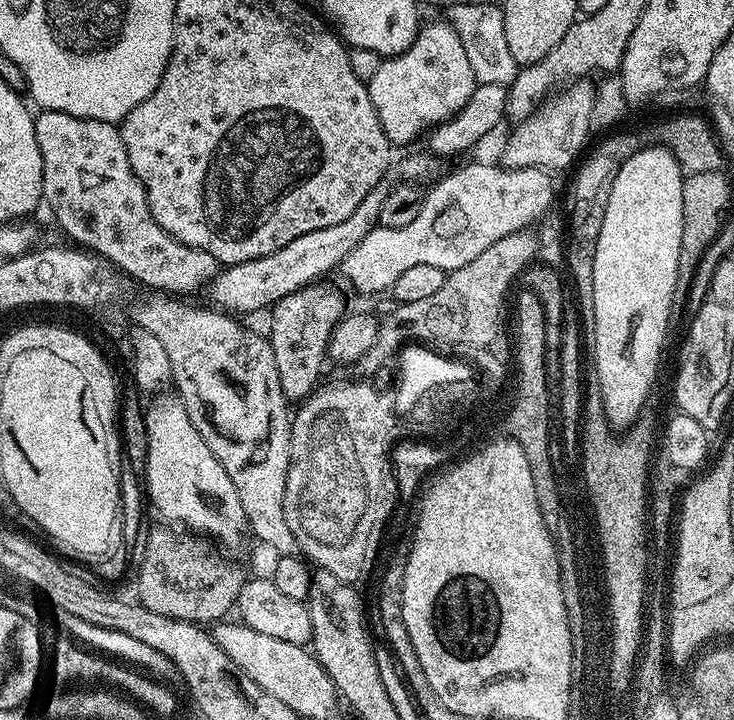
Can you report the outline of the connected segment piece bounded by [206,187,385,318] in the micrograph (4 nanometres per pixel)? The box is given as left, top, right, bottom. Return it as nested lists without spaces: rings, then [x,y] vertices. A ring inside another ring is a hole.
[[[378,187],[370,194],[366,194],[366,198],[362,198],[362,202],[358,202],[358,210],[354,210],[354,214],[350,214],[350,218],[346,218],[346,222],[325,226],[323,230],[310,230],[310,234],[298,234],[298,238],[294,238],[294,242],[286,242],[286,246],[282,246],[282,250],[274,250],[274,254],[266,254],[262,258],[254,258],[250,262],[238,262],[221,267],[206,288],[206,293],[208,292],[209,298],[213,300],[211,303],[219,311],[244,318],[247,312],[260,312],[263,308],[264,311],[271,309],[272,305],[277,304],[282,298],[302,290],[307,284],[317,283],[321,278],[327,277],[324,276],[327,272],[335,273],[339,269],[340,263],[346,258],[346,254],[350,254],[350,250],[354,250],[354,246],[358,246],[358,242],[362,242],[362,238],[366,238],[366,234],[370,234],[370,230],[377,227],[384,193],[385,189]]]

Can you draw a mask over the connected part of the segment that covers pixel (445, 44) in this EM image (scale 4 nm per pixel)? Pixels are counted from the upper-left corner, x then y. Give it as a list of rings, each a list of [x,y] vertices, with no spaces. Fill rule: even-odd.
[[[440,20],[434,21],[433,24],[425,23],[416,41],[401,56],[381,59],[374,78],[366,81],[370,102],[374,102],[374,110],[378,114],[378,122],[382,122],[382,130],[386,130],[393,145],[408,144],[411,140],[418,139],[420,134],[427,134],[442,122],[449,120],[476,89],[478,81],[474,74],[474,66],[470,66],[470,58],[466,58],[466,50],[458,34],[451,24]]]

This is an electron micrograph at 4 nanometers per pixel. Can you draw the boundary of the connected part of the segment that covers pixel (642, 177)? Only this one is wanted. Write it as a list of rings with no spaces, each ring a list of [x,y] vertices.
[[[645,146],[635,152],[625,162],[622,170],[618,170],[618,178],[614,178],[614,186],[610,190],[610,202],[606,202],[604,221],[601,233],[598,234],[597,253],[594,254],[594,322],[590,326],[593,332],[592,340],[596,343],[596,375],[602,402],[606,405],[606,413],[615,421],[632,420],[635,408],[640,408],[640,400],[646,399],[646,394],[657,383],[656,371],[660,368],[660,351],[664,348],[664,339],[668,336],[668,324],[673,323],[672,300],[675,298],[675,282],[678,278],[678,254],[682,246],[682,226],[684,225],[684,182],[686,176],[681,172],[680,164],[671,151],[664,146]]]

